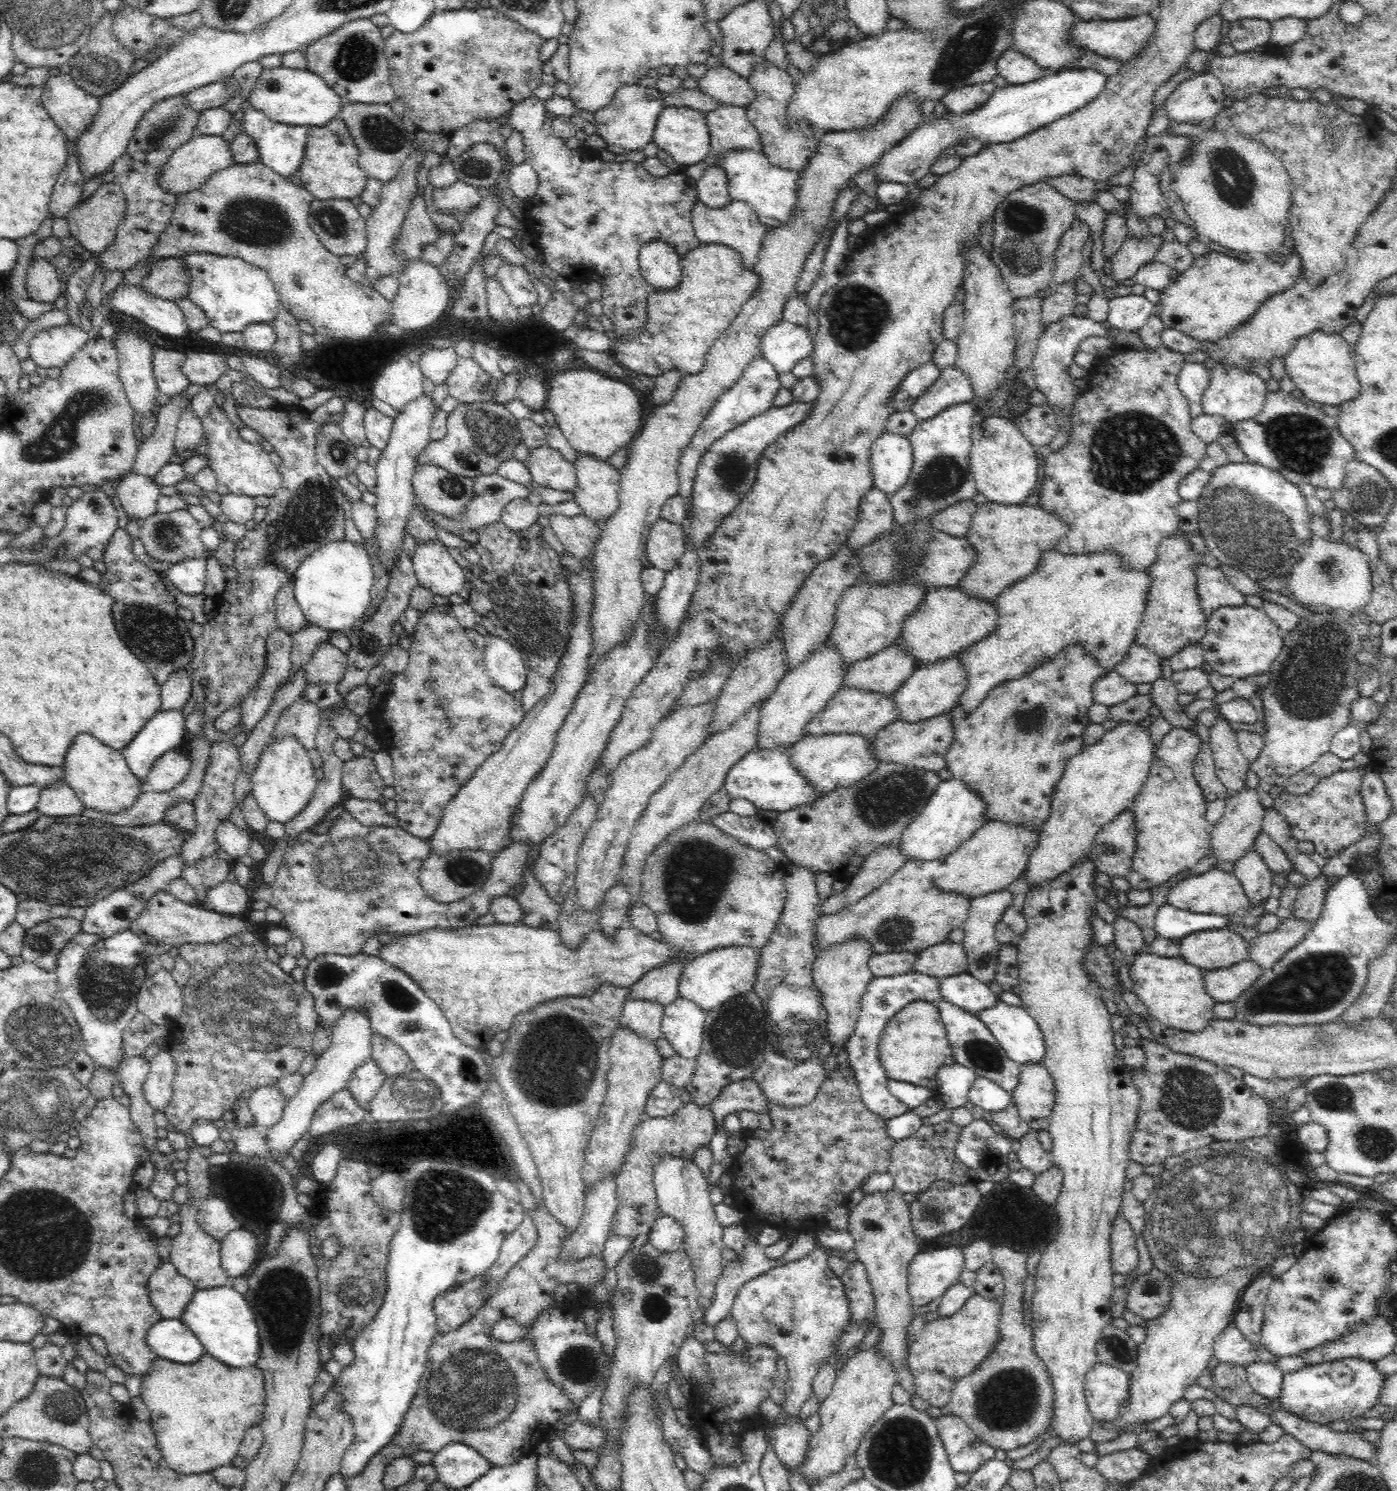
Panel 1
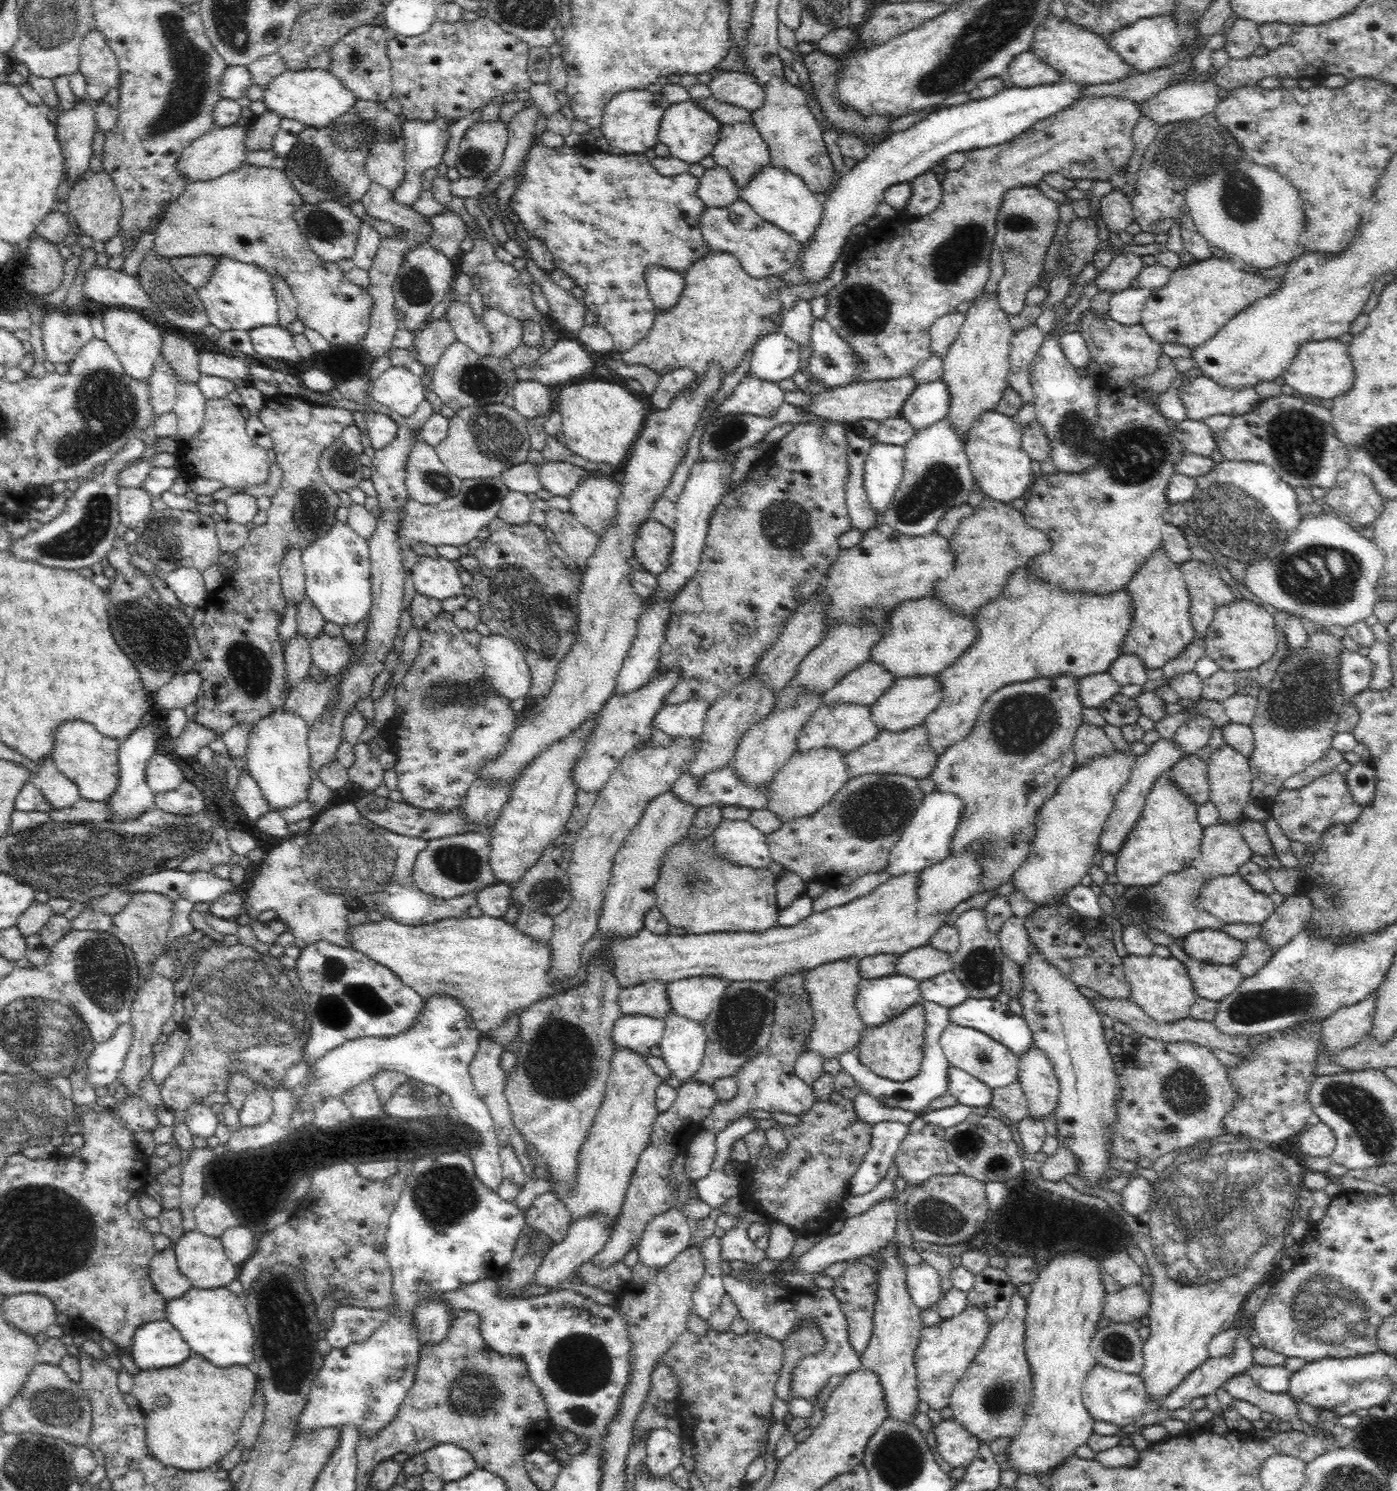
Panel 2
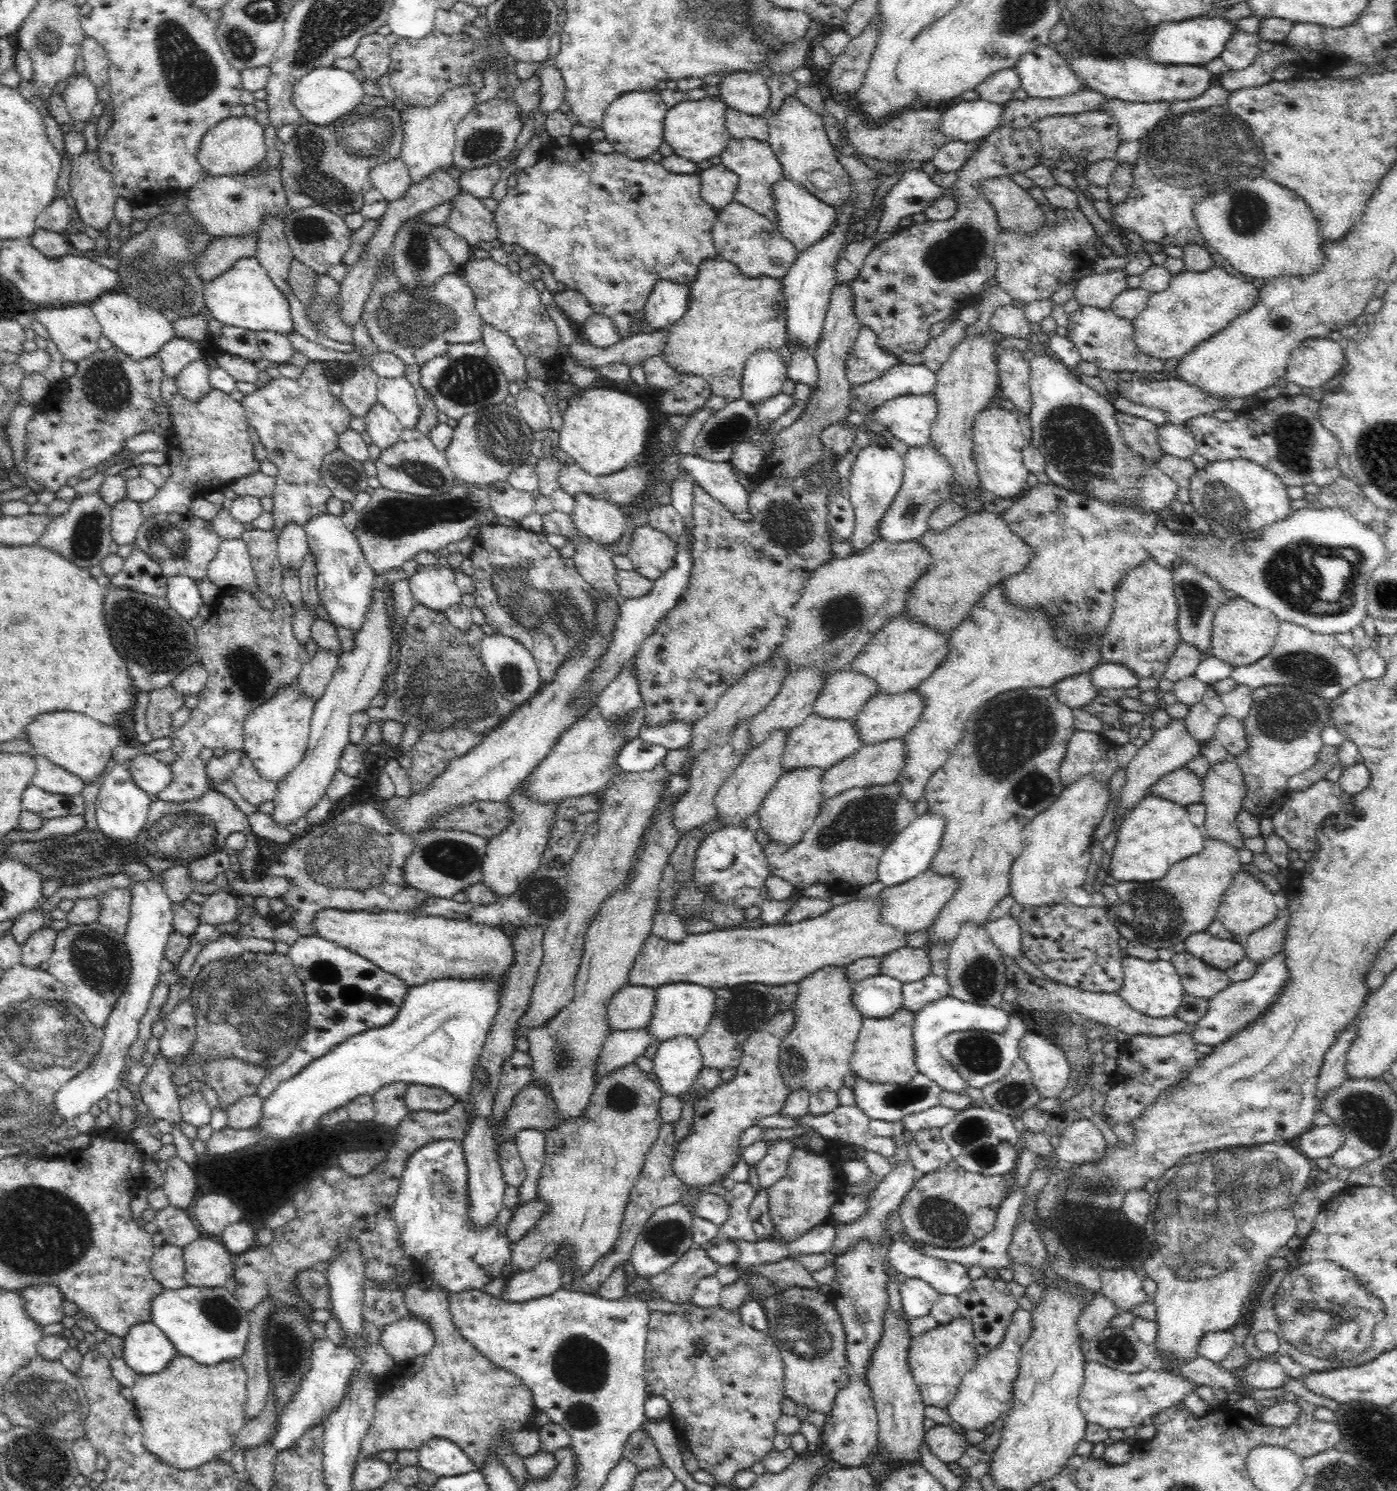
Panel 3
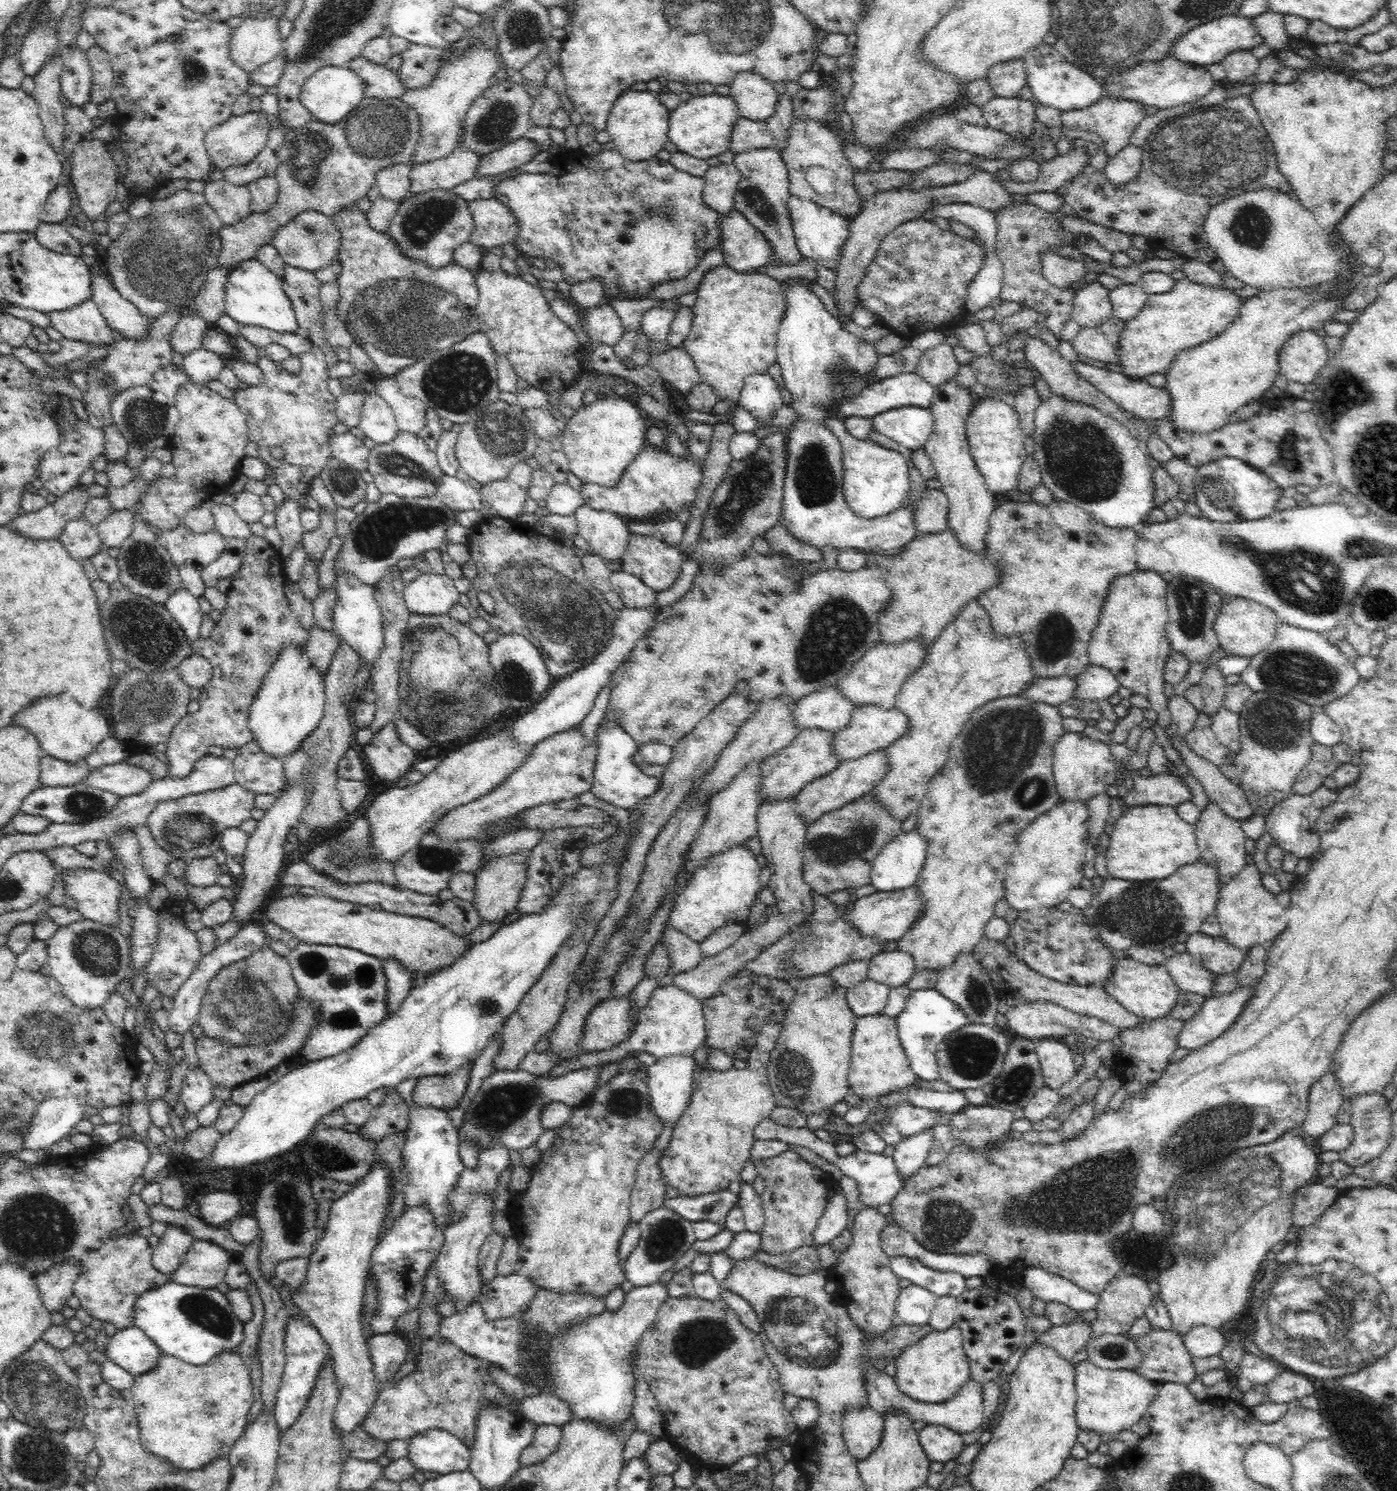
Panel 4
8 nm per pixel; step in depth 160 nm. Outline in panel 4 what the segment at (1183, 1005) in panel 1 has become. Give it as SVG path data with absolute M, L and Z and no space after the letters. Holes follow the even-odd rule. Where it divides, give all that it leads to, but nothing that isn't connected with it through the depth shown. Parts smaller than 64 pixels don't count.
M1129 956L1115 959L1110 976L1102 980L1099 986L1118 1001L1126 1011L1145 1020L1167 1016L1174 1008L1180 992L1164 965L1142 964Z

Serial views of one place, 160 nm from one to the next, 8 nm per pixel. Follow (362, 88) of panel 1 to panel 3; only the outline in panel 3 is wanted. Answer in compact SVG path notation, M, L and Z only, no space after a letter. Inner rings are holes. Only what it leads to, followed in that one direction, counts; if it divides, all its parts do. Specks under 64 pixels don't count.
M377 33L364 36L358 42L353 57L358 61L362 69L366 85L388 72L390 63L392 62L392 44L393 41L391 38L381 36Z

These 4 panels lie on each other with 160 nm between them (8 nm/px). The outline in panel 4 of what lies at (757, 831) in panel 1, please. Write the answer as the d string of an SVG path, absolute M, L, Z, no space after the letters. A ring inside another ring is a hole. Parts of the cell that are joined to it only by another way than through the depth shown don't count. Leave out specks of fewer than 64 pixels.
M742 846L732 847L728 852L712 856L702 865L698 865L687 880L686 887L675 897L675 904L668 916L668 924L676 931L690 937L697 943L708 938L717 928L744 923L751 914L751 907L758 902L760 871L757 858Z

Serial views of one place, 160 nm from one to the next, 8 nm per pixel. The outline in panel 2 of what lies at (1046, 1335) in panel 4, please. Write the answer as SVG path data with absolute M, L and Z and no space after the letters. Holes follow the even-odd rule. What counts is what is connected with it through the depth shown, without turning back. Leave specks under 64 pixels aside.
M1142 1285L1121 1288L1118 1292L1105 1293L1101 1318L1112 1323L1132 1323L1134 1319L1149 1314L1150 1293Z

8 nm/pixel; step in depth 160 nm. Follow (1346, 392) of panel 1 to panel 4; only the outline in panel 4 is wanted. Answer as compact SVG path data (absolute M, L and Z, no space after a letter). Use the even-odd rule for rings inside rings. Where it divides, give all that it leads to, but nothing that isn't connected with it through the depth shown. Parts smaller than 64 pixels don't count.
M1298 331L1288 336L1279 350L1279 373L1288 381L1313 383L1329 357L1321 336L1314 331Z

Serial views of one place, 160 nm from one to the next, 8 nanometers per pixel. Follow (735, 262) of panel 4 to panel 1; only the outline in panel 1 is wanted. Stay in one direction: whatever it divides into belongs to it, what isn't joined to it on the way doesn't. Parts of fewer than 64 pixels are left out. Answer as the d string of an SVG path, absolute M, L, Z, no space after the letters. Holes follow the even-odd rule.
M734 200L722 208L710 208L698 201L692 207L691 217L697 240L700 240L702 245L720 244L732 248L741 257L742 265L747 270L753 271L758 258L760 258L764 238L768 236L770 228L762 224L749 204Z

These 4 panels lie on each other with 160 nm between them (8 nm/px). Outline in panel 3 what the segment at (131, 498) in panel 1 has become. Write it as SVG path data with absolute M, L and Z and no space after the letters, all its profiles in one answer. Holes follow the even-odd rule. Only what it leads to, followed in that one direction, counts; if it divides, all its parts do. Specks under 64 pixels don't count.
M126 498L117 502L111 508L110 537L112 537L112 542L118 546L132 545L143 522L137 502Z

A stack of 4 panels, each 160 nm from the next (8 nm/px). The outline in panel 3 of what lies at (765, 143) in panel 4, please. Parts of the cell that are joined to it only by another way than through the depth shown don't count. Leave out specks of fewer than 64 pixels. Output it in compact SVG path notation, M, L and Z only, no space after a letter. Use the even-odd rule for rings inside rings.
M728 107L725 125L729 135L736 140L752 138L764 143L768 142L769 126L765 117L752 116Z

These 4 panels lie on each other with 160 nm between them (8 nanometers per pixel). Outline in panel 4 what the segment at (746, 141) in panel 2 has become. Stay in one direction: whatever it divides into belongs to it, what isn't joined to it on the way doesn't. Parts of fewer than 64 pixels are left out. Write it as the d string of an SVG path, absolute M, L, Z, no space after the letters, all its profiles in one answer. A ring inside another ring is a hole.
M748 149L746 152L741 152L735 155L733 162L738 170L741 172L741 179L737 186L734 201L734 211L738 211L746 220L758 229L760 233L771 244L771 248L774 250L774 257L782 263L784 266L795 266L801 262L804 257L801 256L800 250L797 248L795 233L791 223L791 216L789 211L789 197L791 196L789 191L789 174L781 157L781 153L772 149Z

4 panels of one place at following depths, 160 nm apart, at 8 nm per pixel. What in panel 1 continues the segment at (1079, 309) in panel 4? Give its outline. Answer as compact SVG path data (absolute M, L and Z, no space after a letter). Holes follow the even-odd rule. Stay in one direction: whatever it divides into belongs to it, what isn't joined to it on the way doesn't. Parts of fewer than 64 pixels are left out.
M1151 234L1143 240L1129 236L1120 246L1116 254L1111 257L1111 277L1117 284L1124 284L1126 280L1133 280L1136 272L1154 261L1157 251L1163 246L1161 236Z

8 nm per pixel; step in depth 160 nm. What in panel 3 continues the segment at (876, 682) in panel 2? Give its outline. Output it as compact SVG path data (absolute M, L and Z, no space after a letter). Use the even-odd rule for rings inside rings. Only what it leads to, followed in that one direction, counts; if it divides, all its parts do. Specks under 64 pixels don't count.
M837 672L827 678L813 712L828 720L853 721L868 699L876 695L875 681L859 672Z

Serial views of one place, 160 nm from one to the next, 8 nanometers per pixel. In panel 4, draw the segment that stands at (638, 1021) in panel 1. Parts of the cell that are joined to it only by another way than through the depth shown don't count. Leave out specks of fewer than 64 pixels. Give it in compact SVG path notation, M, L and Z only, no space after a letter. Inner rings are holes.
M596 1066L573 1070L562 1076L536 1076L531 1072L495 1070L483 1080L483 1084L471 1106L466 1110L462 1123L457 1129L458 1138L474 1146L478 1151L490 1148L494 1143L504 1143L510 1153L519 1153L523 1163L535 1167L541 1159L536 1153L538 1136L544 1132L539 1112L550 1103L558 1101L575 1108L581 1106L594 1093L592 1088L602 1069Z

